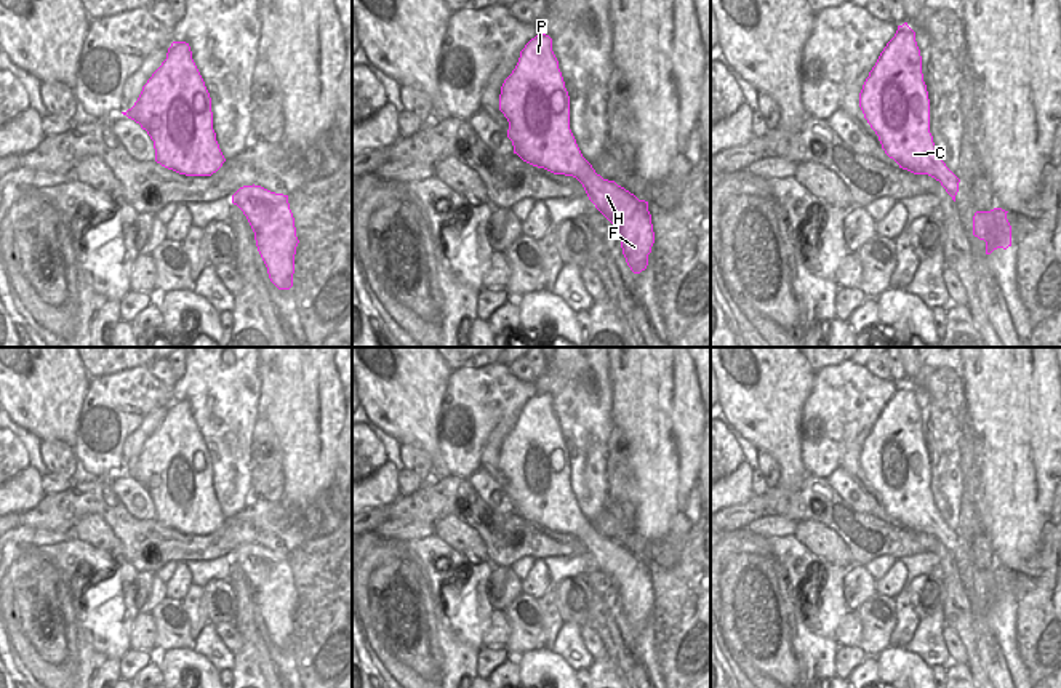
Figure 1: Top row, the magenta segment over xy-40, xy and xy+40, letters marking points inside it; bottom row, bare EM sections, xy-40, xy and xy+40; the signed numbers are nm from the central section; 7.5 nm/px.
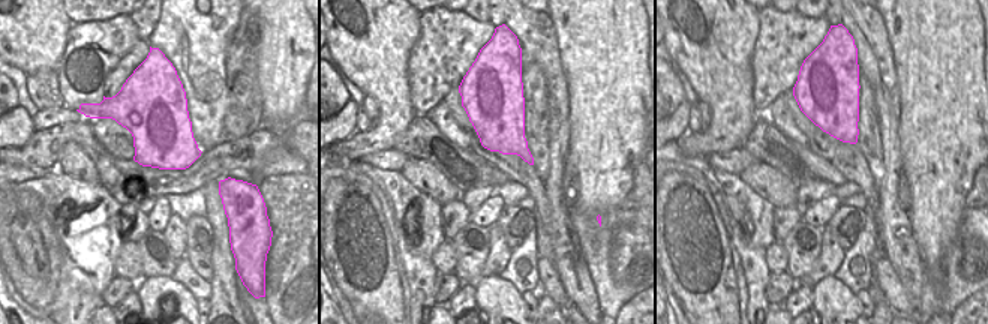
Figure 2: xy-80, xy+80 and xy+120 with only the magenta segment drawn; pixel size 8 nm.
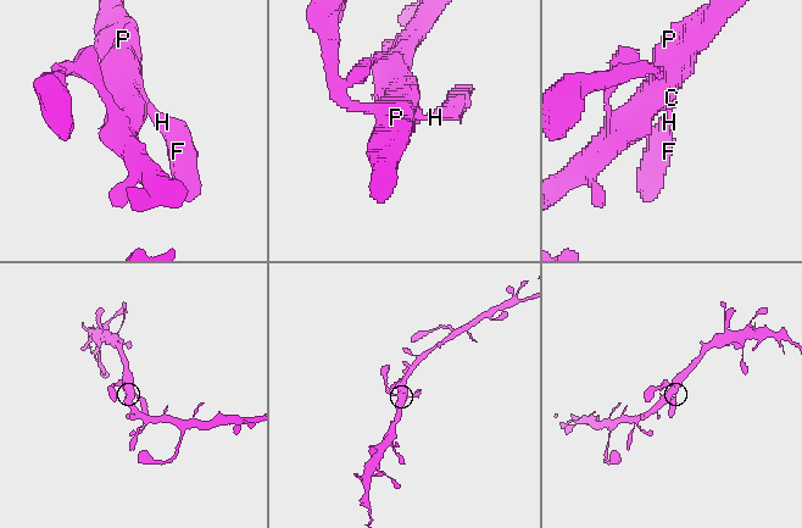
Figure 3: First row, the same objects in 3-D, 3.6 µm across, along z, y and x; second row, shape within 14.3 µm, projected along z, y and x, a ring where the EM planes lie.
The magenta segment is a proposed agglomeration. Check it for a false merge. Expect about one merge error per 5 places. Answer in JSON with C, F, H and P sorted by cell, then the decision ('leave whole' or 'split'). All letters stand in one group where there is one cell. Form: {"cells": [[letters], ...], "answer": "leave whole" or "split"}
{"cells": [["C", "F", "H", "P"]], "answer": "leave whole"}

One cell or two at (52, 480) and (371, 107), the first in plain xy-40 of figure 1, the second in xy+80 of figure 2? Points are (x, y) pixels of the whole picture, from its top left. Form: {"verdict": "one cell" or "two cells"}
{"verdict": "two cells"}

